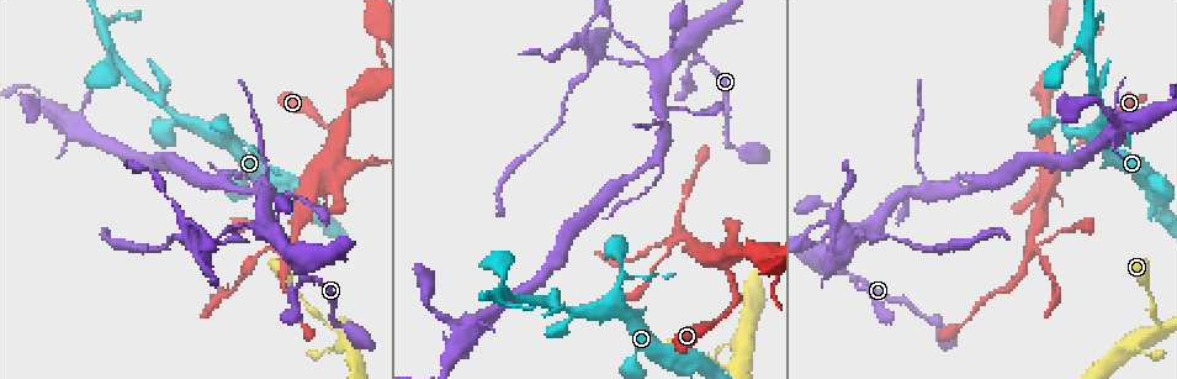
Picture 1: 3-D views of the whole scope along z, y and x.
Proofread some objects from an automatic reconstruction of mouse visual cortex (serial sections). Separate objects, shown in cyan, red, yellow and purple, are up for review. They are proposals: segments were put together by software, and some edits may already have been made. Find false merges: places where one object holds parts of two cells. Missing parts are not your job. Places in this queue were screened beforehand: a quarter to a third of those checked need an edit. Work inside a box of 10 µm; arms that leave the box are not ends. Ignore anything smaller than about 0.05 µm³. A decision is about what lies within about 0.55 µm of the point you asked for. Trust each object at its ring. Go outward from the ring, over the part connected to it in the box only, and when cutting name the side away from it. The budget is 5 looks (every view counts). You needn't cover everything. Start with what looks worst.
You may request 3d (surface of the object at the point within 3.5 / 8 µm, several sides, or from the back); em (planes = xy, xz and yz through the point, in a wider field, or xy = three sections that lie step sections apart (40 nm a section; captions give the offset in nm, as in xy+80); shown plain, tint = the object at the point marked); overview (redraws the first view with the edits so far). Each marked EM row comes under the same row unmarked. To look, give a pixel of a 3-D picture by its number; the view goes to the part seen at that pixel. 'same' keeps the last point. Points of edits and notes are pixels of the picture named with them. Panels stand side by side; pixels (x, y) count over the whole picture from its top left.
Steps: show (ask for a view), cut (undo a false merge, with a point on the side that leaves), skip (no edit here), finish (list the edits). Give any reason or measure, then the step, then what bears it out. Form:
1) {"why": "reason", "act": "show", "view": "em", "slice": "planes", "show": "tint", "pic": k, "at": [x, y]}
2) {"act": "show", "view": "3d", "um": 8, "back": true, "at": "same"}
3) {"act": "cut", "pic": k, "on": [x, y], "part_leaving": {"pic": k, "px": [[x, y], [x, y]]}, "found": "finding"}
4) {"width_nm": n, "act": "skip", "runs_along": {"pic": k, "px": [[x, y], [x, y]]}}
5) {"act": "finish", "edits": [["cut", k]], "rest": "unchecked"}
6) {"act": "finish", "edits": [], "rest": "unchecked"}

{"why": "three-way junction", "act": "show", "view": "3d", "um": 3.5, "pic": 1, "at": [296, 288]}

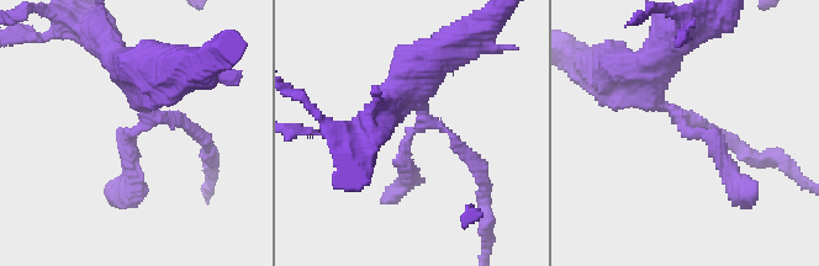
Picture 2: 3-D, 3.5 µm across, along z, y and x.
{"arms": 3, "act": "skip", "runs_along": {"pic": 2, "px": [[193, 131], [178, 116], [128, 131], [125, 184]]}, "found": "all the same cell"}

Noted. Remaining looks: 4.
{"why": "looks like a crossing", "act": "show", "view": "3d", "um": 8, "pic": 1, "at": [330, 161]}

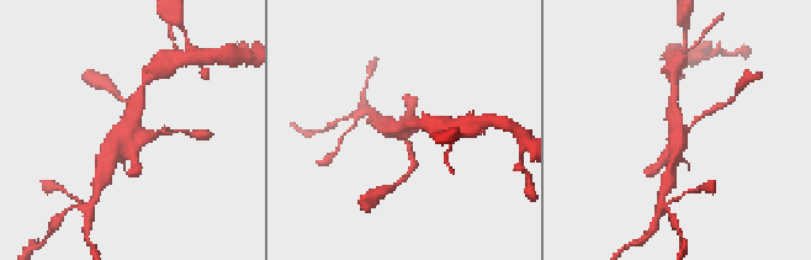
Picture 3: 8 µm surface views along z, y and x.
{"why": "shape alone is not enough", "act": "show", "view": "em", "slice": "xy", "step": 3, "show": "tint", "at": "same"}

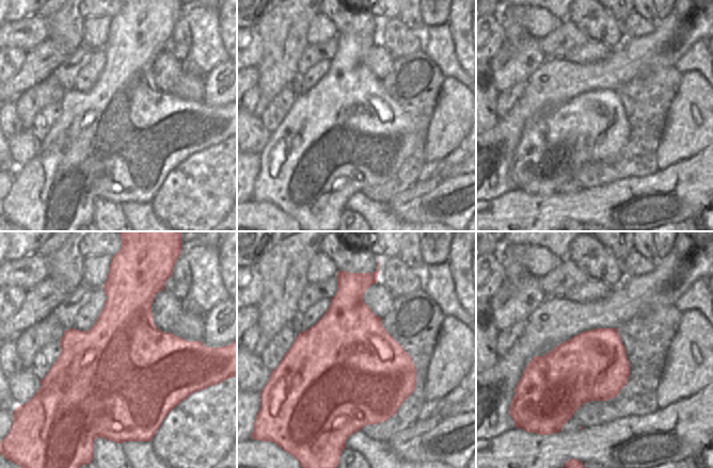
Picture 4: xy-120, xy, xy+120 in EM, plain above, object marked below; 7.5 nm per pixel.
{"act": "skip", "runs_along": {"pic": 3, "px": [[709, 111], [678, 137], [674, 160]]}, "found": "continuous, no second cell"}

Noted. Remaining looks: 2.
{"act": "finish", "edits": [], "rest": "unchecked"}

